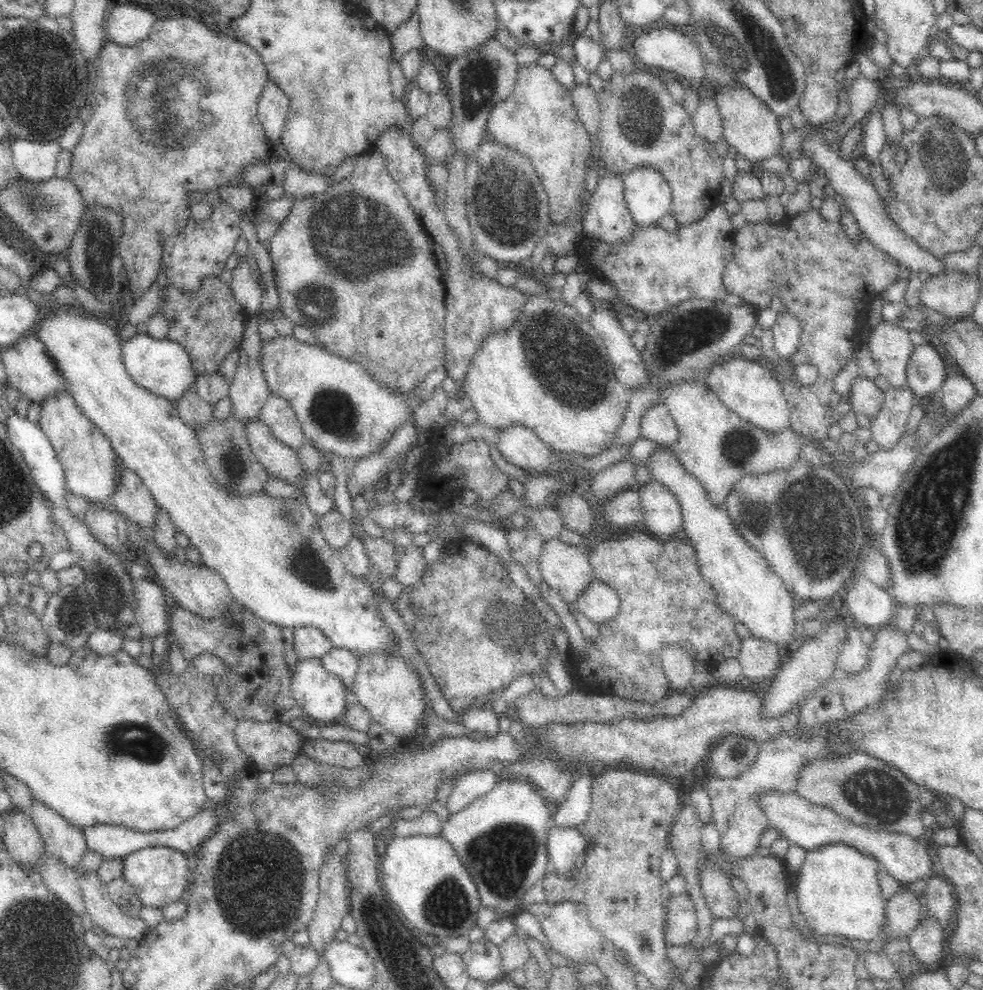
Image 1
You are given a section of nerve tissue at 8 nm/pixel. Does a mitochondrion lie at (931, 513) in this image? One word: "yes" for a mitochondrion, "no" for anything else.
yes

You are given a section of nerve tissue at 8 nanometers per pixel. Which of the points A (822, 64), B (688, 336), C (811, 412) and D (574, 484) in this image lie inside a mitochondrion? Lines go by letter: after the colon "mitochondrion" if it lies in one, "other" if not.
A: other
B: mitochondrion
C: other
D: other

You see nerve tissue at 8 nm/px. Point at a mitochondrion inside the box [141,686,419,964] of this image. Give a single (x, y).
(259, 874)

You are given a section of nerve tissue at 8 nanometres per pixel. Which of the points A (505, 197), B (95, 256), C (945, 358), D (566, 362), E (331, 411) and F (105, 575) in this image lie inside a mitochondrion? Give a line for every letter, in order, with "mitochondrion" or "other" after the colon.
A: mitochondrion
B: mitochondrion
C: other
D: mitochondrion
E: mitochondrion
F: mitochondrion

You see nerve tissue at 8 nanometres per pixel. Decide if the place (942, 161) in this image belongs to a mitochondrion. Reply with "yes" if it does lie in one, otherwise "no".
yes

